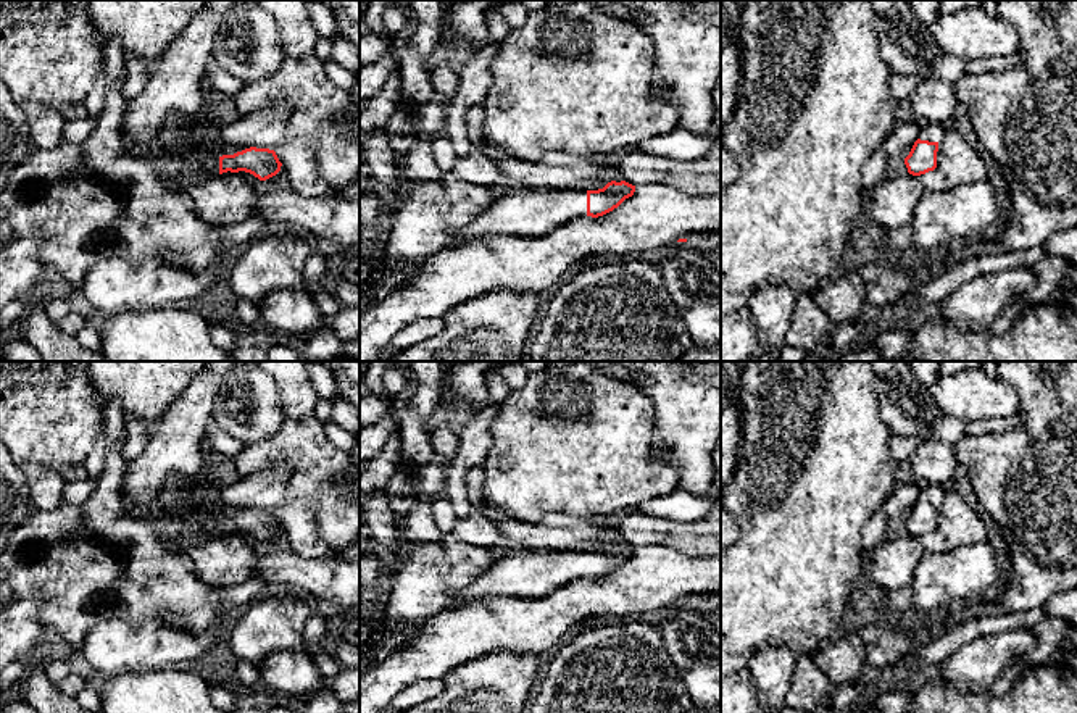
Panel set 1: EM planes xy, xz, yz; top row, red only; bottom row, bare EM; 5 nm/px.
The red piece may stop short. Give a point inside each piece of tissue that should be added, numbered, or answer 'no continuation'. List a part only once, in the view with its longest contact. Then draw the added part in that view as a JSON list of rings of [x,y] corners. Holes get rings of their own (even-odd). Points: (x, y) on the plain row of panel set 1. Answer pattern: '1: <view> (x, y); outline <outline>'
1: xz (528, 573); outline [[[587,552],[505,553],[463,590],[450,592],[455,607],[472,605],[490,597],[540,598],[574,579],[587,577]]]

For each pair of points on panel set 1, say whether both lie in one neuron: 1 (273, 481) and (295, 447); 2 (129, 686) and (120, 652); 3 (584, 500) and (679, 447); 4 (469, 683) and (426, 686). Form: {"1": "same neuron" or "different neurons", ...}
{"1": "different neurons", "2": "different neurons", "3": "different neurons", "4": "different neurons"}

